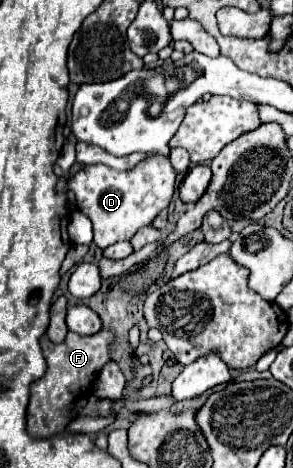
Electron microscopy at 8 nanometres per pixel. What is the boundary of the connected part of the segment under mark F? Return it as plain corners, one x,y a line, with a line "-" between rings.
101,330
91,336
79,336
79,334
67,332
67,338
61,344
53,344
45,336
41,338
41,350
47,360
47,372
29,386
31,396
29,396
29,404
27,404
25,422
27,422
27,432
31,436
49,438
49,436
55,436
65,430
65,426
69,422
71,402
89,390
95,376
103,368
103,364
111,360
109,350
107,350
111,340
113,340
113,336
107,330

